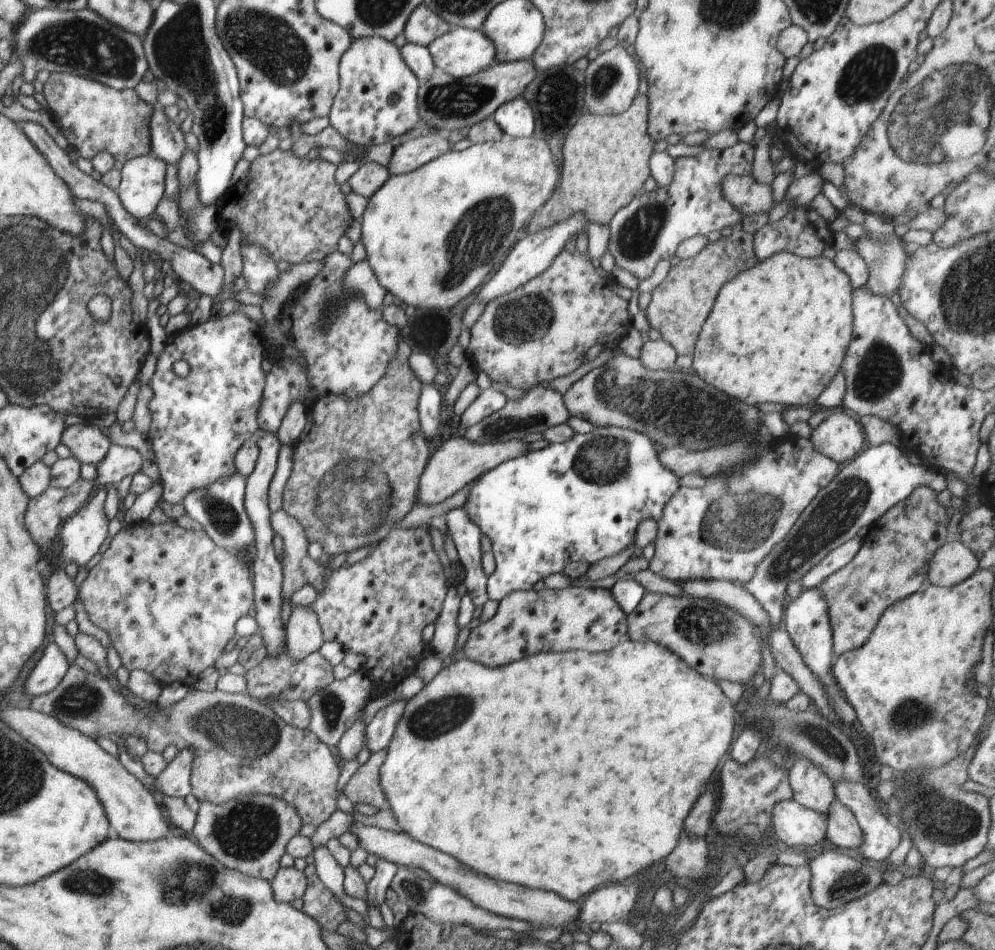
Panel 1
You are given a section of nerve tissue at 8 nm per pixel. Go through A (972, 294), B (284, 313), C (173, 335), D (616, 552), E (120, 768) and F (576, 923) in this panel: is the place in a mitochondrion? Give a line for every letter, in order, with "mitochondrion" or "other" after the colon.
A: mitochondrion
B: other
C: other
D: other
E: other
F: other

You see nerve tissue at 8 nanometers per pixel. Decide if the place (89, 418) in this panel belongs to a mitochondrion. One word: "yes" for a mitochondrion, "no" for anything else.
no

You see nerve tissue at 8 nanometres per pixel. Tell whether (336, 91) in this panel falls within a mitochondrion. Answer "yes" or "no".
no

